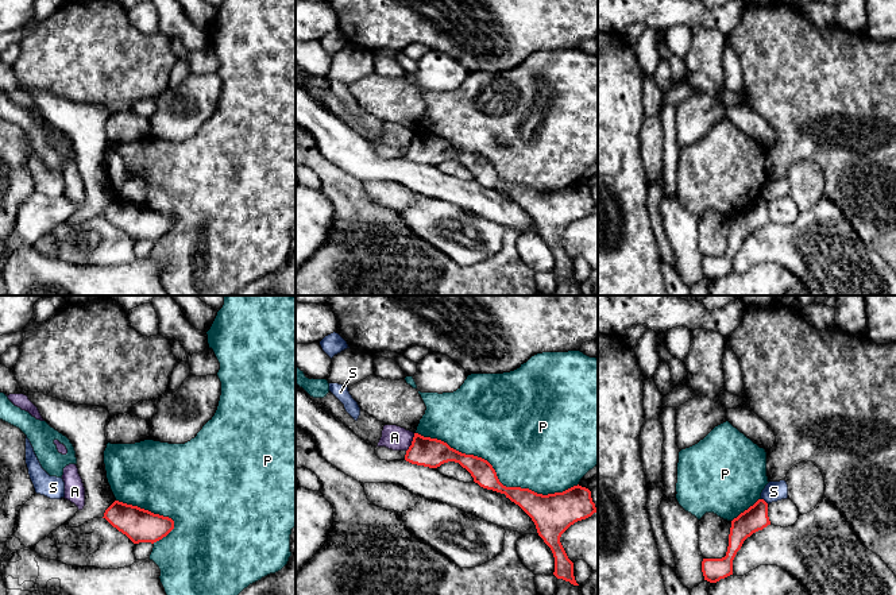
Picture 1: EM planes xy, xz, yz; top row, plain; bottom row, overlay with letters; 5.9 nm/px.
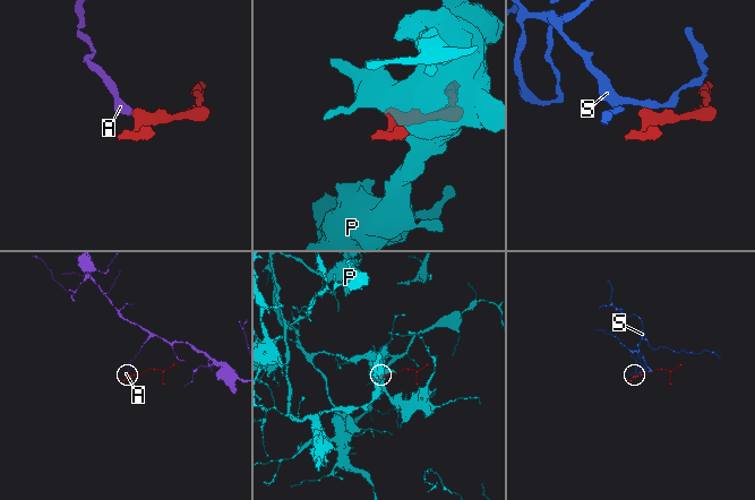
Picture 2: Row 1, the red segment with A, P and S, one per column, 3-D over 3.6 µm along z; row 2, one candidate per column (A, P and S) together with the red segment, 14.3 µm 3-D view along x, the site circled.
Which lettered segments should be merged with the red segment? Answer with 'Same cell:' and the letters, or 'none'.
Same cell: P

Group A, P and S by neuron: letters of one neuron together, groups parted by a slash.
A / P / S

